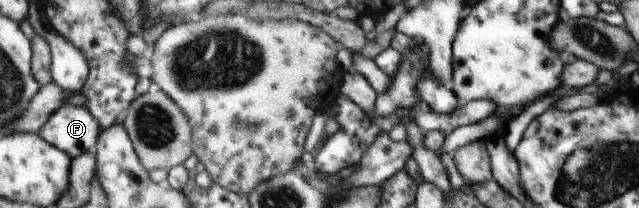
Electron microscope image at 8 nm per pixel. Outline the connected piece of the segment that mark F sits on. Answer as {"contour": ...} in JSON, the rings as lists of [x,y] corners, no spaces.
{"contour":[[[70,104],[56,111],[39,131],[43,138],[65,150],[73,160],[95,150],[101,132],[102,125],[87,106]]]}

